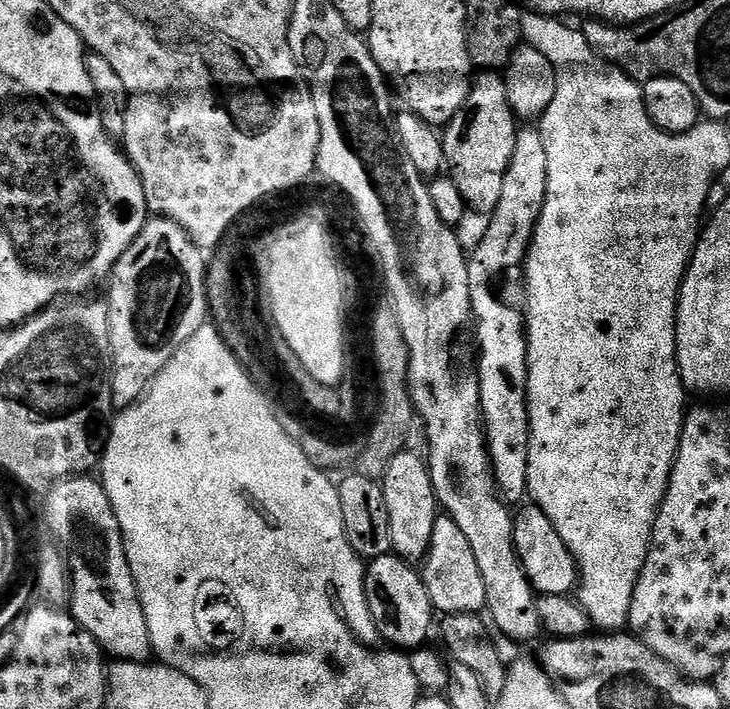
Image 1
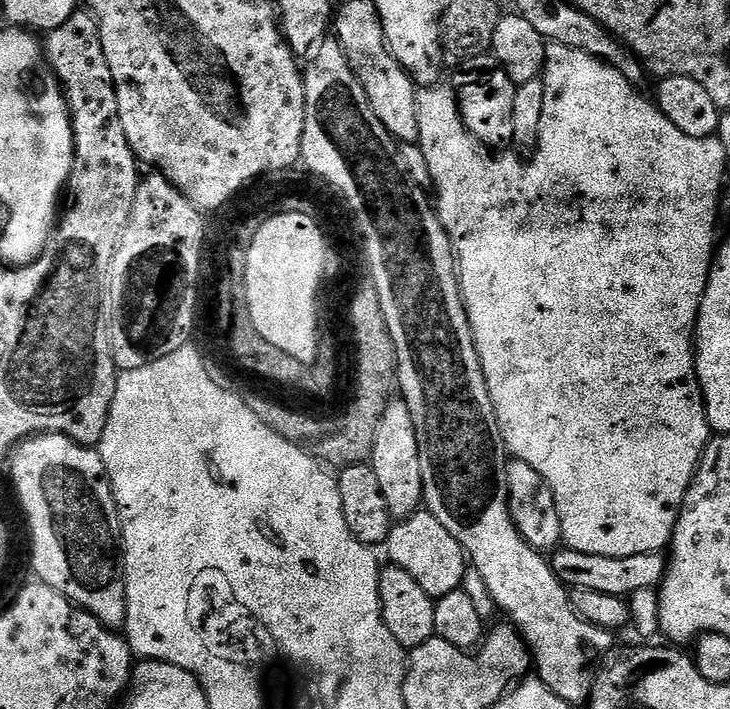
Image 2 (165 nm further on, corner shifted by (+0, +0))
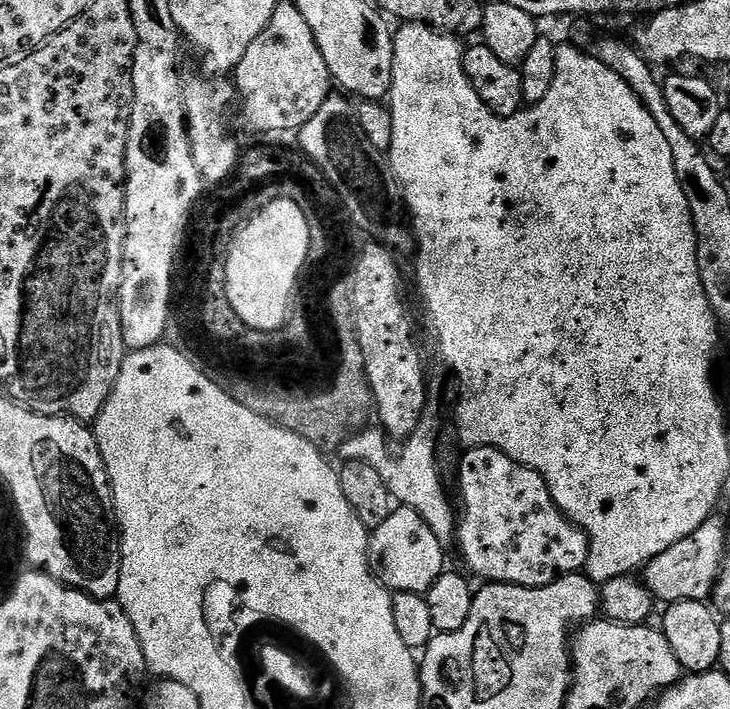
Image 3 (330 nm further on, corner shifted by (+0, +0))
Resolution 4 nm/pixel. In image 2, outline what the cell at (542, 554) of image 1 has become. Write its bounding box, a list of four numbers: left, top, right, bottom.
[550,546,666,598]

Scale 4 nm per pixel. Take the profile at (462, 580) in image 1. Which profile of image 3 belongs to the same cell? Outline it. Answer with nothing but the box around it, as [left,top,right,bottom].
[368,506,446,594]

